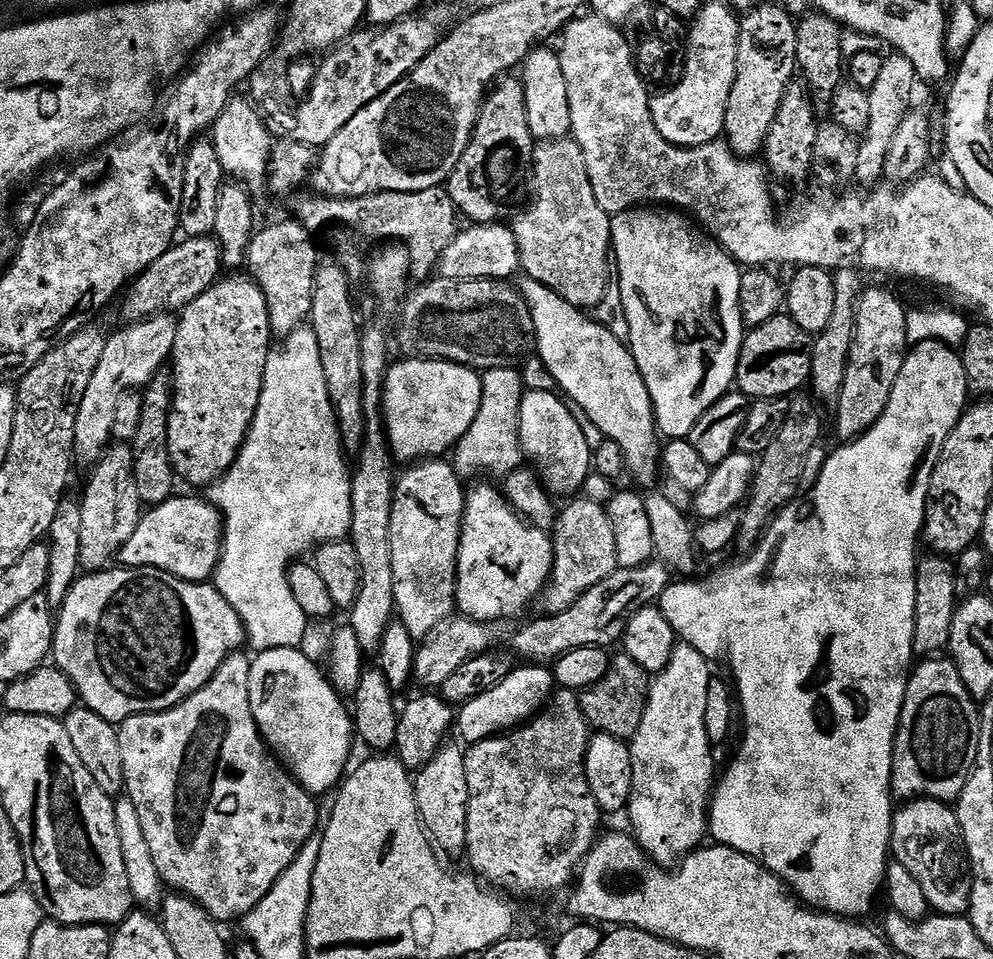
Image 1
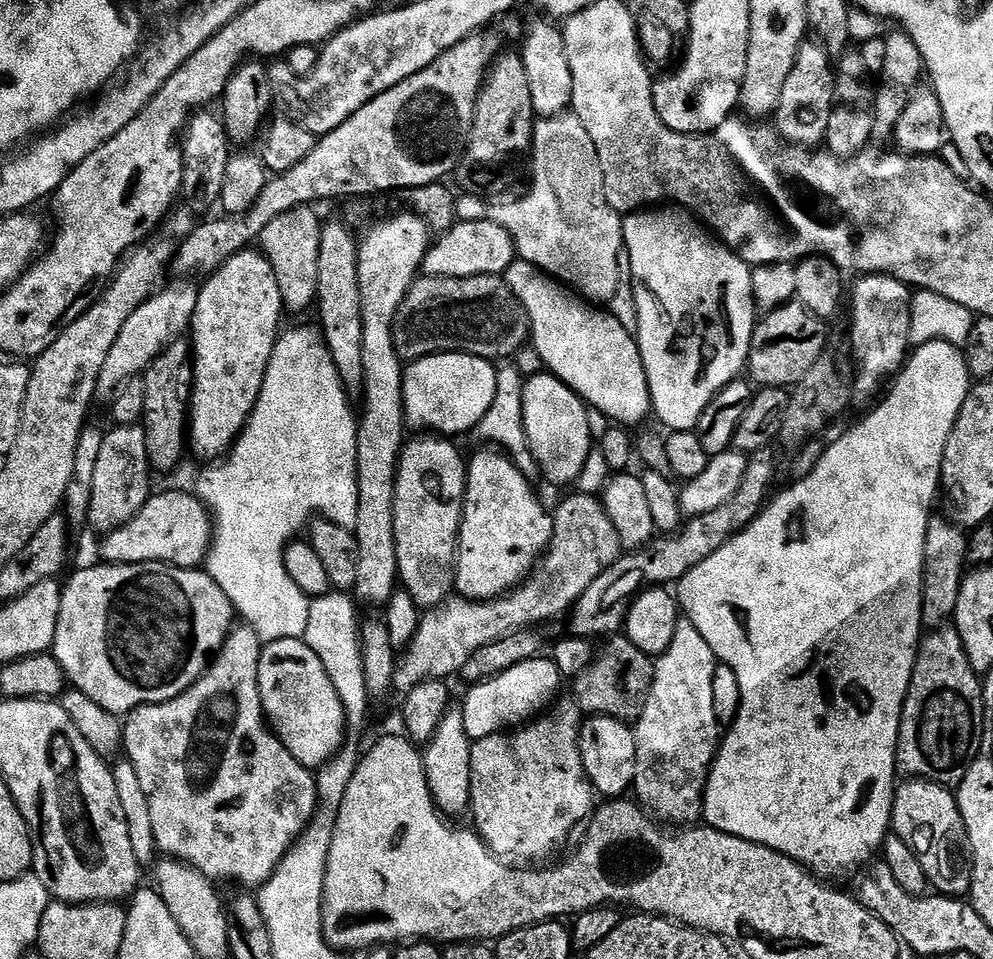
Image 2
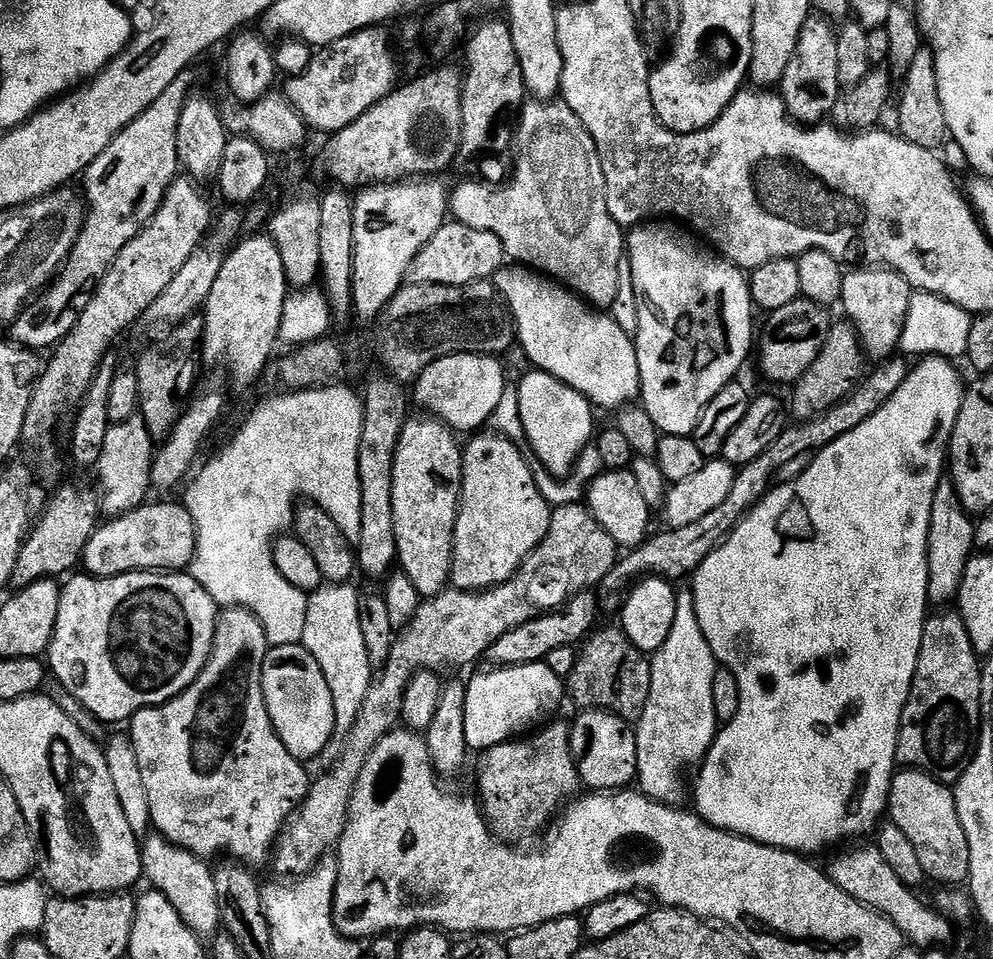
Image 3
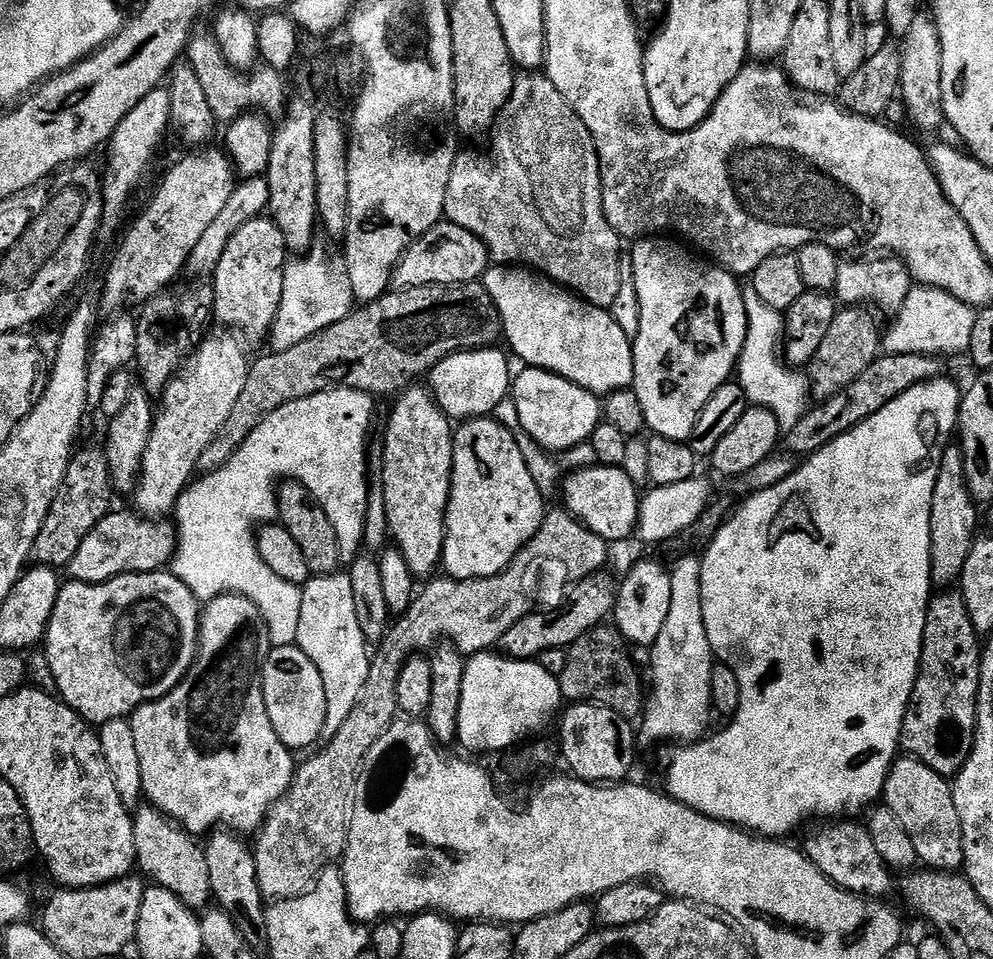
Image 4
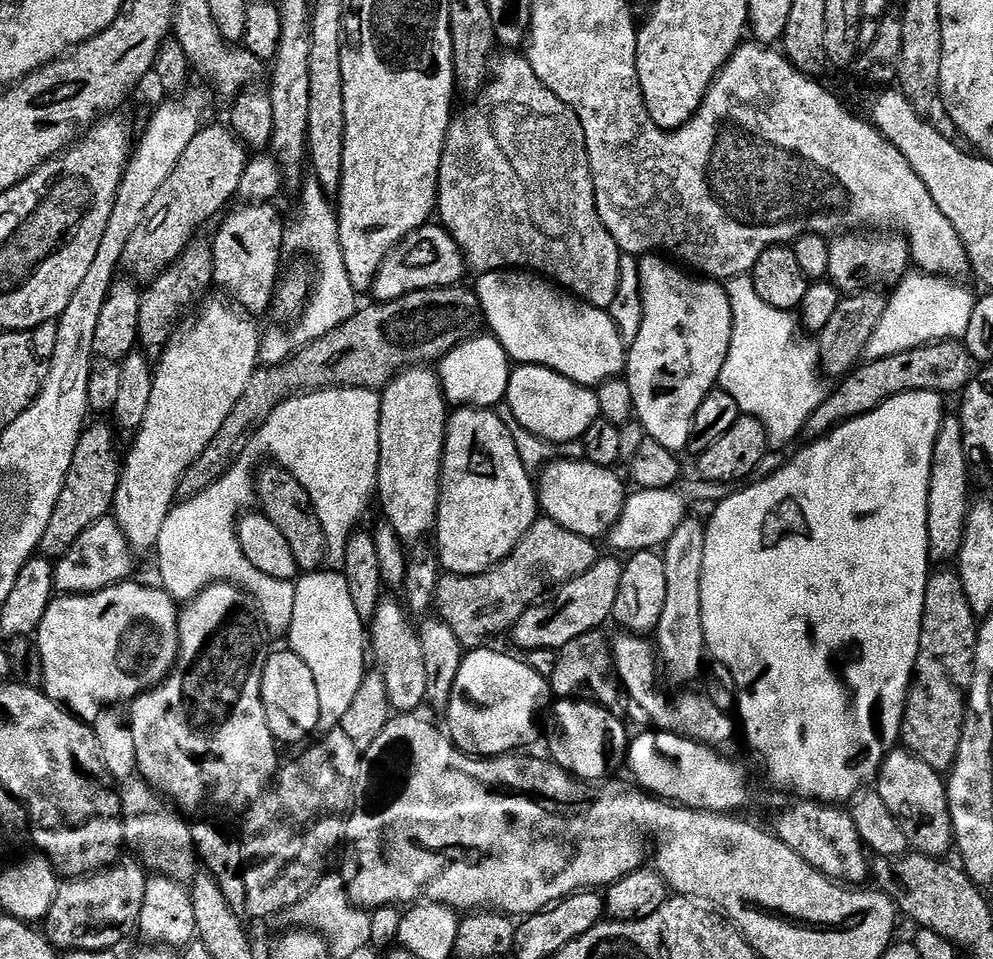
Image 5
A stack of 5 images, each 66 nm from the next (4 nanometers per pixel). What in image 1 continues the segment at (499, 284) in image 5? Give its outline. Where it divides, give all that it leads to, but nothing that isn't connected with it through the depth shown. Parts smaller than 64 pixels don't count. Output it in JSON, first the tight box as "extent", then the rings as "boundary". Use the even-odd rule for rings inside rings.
{"extent":[518,278,662,484],"boundary":[[[527,278],[521,279],[518,287],[521,293],[524,295],[524,300],[530,305],[532,310],[532,321],[536,327],[536,335],[534,337],[534,348],[538,353],[539,358],[542,359],[543,365],[550,369],[551,375],[557,380],[560,380],[562,389],[567,397],[575,404],[575,402],[582,408],[584,408],[583,415],[589,416],[591,423],[601,428],[605,437],[614,442],[618,442],[618,446],[622,446],[622,450],[626,454],[626,462],[628,463],[628,472],[630,476],[633,476],[640,484],[652,484],[656,480],[656,475],[662,472],[662,436],[657,429],[656,411],[653,408],[653,402],[651,395],[648,392],[647,384],[644,381],[644,376],[640,372],[640,367],[636,365],[636,359],[632,356],[631,347],[623,339],[620,339],[611,330],[601,324],[598,319],[593,318],[587,311],[576,308],[570,302],[566,302],[566,298],[562,298],[554,290],[550,290],[542,282],[537,280],[530,280]]]}

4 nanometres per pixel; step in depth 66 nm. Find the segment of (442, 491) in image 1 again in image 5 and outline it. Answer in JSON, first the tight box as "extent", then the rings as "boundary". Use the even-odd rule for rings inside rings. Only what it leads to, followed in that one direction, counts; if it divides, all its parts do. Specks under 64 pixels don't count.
{"extent":[376,366,450,542],"boundary":[[[413,366],[397,372],[380,392],[380,469],[376,479],[378,504],[384,511],[386,523],[406,542],[420,542],[436,526],[440,501],[440,471],[444,457],[444,439],[448,429],[450,405],[440,389],[440,377],[428,366]]]}

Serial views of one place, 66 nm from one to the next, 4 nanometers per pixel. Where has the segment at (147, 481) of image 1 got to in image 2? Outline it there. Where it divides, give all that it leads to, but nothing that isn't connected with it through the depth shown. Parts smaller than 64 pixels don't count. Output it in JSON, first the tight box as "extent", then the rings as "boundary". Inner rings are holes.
{"extent":[142,339,192,473],"boundary":[[[187,339],[175,340],[142,374],[146,400],[142,427],[146,434],[148,466],[153,473],[172,472],[186,456],[186,425],[192,398],[192,346]]]}

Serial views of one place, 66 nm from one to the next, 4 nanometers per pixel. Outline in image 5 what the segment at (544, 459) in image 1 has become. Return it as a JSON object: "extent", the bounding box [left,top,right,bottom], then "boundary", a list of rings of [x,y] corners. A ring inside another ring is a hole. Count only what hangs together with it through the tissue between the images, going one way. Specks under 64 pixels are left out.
{"extent":[506,364,600,446],"boundary":[[[541,364],[513,367],[512,377],[508,379],[506,407],[523,428],[530,430],[530,434],[553,446],[568,444],[571,440],[579,441],[600,416],[598,398],[591,387],[576,384],[553,368],[543,368]]]}

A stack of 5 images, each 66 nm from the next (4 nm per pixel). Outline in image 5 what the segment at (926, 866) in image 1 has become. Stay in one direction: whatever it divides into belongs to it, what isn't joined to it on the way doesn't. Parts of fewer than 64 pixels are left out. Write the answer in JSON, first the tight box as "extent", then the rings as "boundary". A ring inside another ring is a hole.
{"extent":[874,751,954,858],"boundary":[[[889,751],[881,762],[880,771],[874,777],[876,793],[882,802],[886,802],[890,814],[900,821],[902,834],[906,834],[909,845],[915,851],[937,858],[947,857],[947,852],[953,851],[954,841],[945,777],[926,766],[926,762],[922,762],[922,758],[912,752],[899,751]]]}

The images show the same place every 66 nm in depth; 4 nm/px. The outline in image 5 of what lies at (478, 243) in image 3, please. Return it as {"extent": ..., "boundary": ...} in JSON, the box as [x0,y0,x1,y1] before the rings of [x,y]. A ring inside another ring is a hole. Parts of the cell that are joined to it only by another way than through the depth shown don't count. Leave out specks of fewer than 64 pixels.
{"extent":[371,222,466,301],"boundary":[[[439,222],[423,224],[416,232],[411,232],[396,248],[388,252],[378,274],[372,279],[371,295],[377,301],[397,300],[411,292],[427,288],[451,288],[459,285],[466,273],[464,251]]]}

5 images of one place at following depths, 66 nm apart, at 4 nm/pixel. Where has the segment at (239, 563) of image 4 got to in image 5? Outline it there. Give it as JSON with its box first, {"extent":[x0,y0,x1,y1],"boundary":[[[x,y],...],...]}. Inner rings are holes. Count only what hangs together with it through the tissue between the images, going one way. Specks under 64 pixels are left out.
{"extent":[154,386,380,638],"boundary":[[[329,386],[284,400],[252,437],[248,451],[237,458],[214,486],[196,496],[181,499],[172,507],[162,525],[162,534],[158,534],[156,539],[154,555],[160,563],[159,583],[178,602],[190,600],[210,584],[239,584],[255,597],[269,637],[284,638],[294,618],[296,585],[290,580],[270,578],[270,574],[262,574],[262,570],[255,568],[246,558],[236,533],[237,523],[249,507],[247,504],[257,499],[254,469],[256,460],[268,458],[263,456],[271,457],[275,463],[290,469],[294,478],[306,486],[326,534],[331,567],[343,569],[347,543],[359,525],[356,523],[363,518],[368,503],[371,500],[373,503],[377,495],[380,392],[357,386]]]}

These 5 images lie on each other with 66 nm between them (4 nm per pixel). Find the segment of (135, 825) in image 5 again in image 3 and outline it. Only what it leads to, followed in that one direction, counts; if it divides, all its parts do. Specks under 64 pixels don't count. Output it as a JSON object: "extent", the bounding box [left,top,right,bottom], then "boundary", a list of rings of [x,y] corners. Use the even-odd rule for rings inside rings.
{"extent":[140,834,221,938],"boundary":[[[148,834],[143,837],[140,846],[140,857],[144,867],[143,879],[149,880],[157,892],[166,894],[170,906],[178,910],[182,922],[193,934],[201,938],[212,938],[221,931],[218,894],[214,887],[214,871],[207,868],[205,861],[185,848],[171,844],[166,837],[159,834]]]}

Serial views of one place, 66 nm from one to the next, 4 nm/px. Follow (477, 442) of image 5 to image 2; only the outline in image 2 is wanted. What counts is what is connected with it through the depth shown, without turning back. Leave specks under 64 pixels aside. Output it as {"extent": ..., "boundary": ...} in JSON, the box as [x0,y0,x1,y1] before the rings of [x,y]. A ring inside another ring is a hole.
{"extent":[454,450,553,602],"boundary":[[[484,450],[488,452],[480,452],[476,457],[467,461],[468,481],[466,482],[466,490],[464,491],[464,517],[460,523],[460,539],[456,546],[456,582],[454,592],[457,597],[465,600],[474,600],[477,602],[491,602],[500,599],[509,590],[515,589],[524,583],[529,576],[532,575],[533,568],[536,567],[538,561],[548,550],[548,543],[552,540],[552,518],[553,513],[544,509],[542,501],[536,497],[536,492],[532,489],[533,481],[529,477],[524,476],[514,461],[505,456],[499,450]]]}

